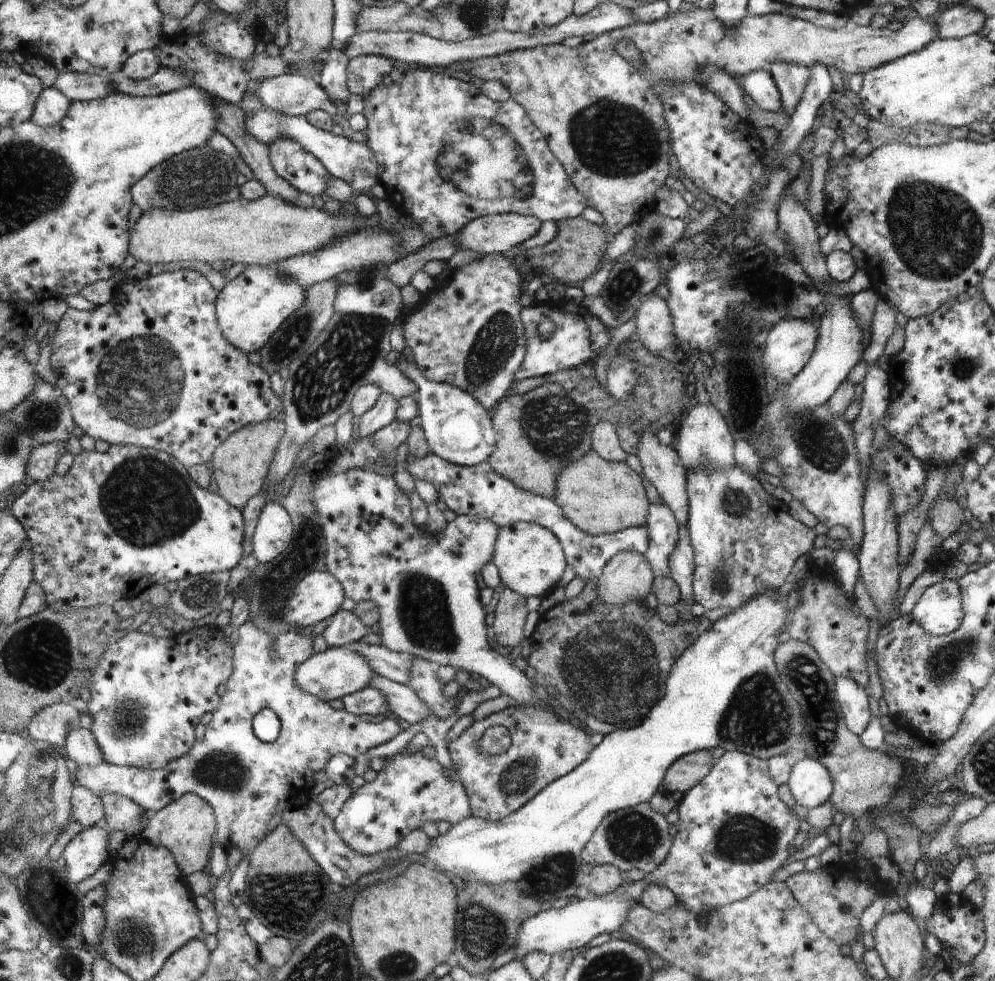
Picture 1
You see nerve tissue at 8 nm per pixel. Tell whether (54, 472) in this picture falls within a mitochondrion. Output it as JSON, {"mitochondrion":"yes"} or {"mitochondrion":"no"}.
{"mitochondrion":"no"}

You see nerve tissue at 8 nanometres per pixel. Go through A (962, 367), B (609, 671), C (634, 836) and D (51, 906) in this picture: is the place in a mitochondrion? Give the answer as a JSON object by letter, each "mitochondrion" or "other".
{"A":"mitochondrion","B":"mitochondrion","C":"mitochondrion","D":"mitochondrion"}

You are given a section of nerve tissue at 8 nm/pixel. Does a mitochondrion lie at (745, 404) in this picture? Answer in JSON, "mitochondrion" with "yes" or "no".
{"mitochondrion":"yes"}

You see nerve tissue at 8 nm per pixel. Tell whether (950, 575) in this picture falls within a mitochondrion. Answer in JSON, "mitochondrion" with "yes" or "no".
{"mitochondrion":"no"}

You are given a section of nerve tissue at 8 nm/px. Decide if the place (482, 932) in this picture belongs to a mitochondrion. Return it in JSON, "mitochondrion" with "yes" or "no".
{"mitochondrion":"yes"}

